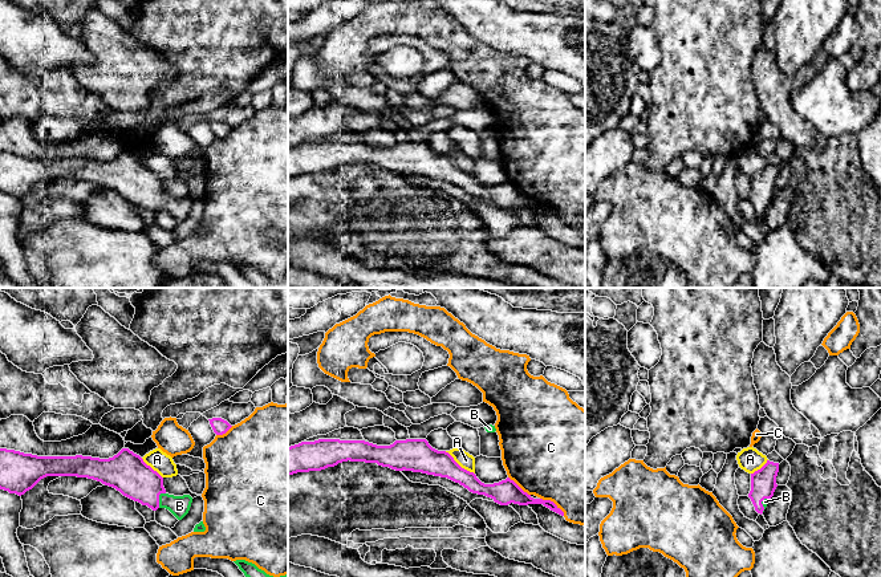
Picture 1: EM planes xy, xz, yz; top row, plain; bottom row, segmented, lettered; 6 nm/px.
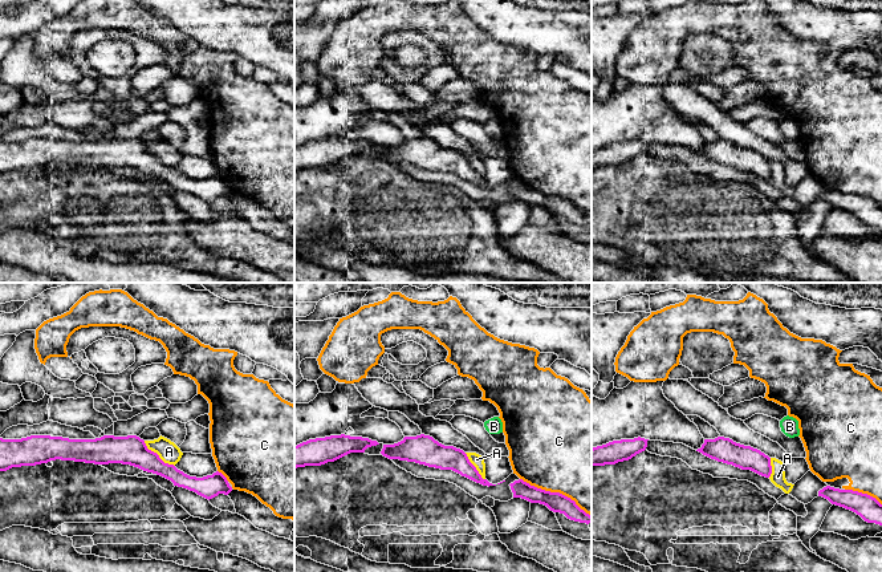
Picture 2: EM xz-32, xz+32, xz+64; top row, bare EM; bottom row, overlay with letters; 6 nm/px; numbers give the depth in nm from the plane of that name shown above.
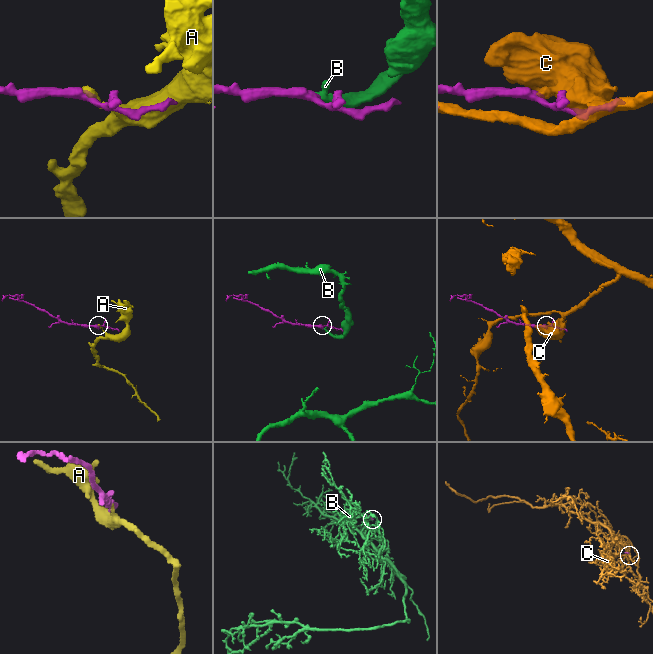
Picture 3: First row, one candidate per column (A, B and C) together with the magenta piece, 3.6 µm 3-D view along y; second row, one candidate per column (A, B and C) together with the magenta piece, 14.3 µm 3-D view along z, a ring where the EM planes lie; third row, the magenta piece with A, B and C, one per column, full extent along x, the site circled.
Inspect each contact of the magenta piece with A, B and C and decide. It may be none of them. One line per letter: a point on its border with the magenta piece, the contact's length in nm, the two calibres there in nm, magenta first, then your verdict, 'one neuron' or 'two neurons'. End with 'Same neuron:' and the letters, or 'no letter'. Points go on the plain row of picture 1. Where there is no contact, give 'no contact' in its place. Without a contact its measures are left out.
A: xz (458, 167) | 240 nm | 190/90 nm | two neurons
B: xy (158, 202) | 100 nm | 240/130 nm | one neuron
C: xz (553, 206) | 190 nm | 110/500 nm | two neurons
Same neuron: B

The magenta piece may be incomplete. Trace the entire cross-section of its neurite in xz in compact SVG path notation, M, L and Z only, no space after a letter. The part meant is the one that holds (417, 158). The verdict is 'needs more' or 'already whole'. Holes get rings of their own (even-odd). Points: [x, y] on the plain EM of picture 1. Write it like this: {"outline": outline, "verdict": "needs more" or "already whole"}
{"outline": "M340 142L301 145L288 150L288 179L297 175L321 174L348 163L447 180L472 196L491 200L500 208L543 207L564 219L553 204L533 202L509 180L494 187L482 186L474 175L462 171L448 155L433 151L426 142L395 143L390 149Z", "verdict": "already whole"}

